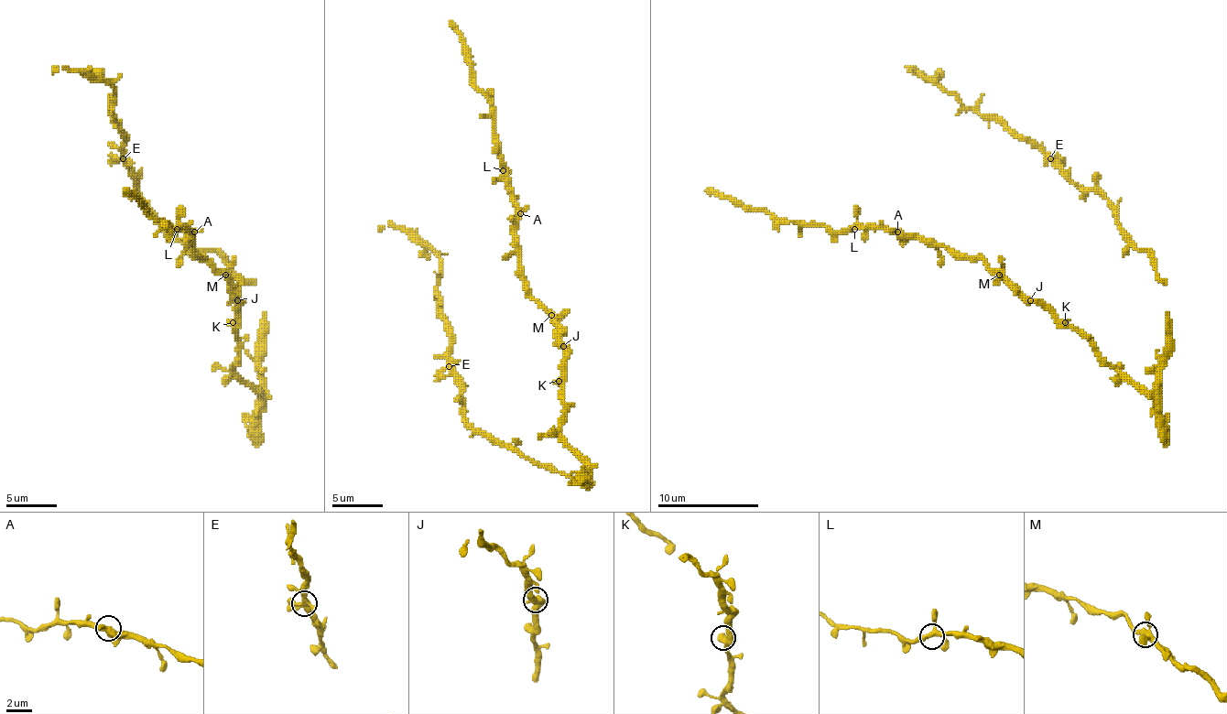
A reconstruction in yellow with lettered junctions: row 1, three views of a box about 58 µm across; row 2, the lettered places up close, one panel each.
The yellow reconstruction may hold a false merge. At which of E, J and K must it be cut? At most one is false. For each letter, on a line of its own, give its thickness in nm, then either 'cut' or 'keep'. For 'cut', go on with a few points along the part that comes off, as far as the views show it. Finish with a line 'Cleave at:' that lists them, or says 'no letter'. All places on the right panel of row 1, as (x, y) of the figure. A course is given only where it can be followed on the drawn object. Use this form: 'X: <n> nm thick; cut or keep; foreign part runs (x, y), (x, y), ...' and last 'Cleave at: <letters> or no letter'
E: 360 nm thick; keep
J: 480 nm thick; keep
K: 480 nm thick; keep
Cleave at: no letter

